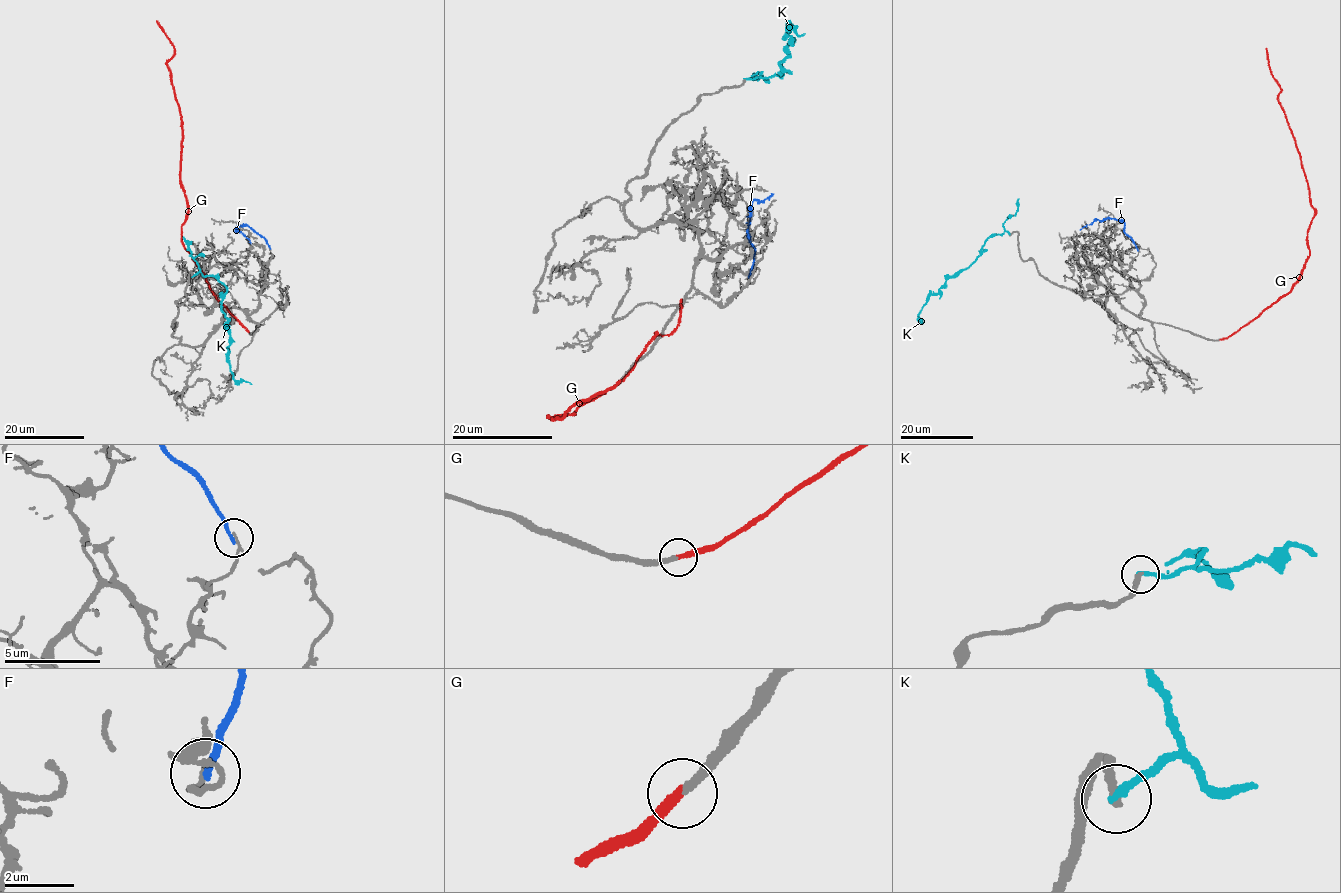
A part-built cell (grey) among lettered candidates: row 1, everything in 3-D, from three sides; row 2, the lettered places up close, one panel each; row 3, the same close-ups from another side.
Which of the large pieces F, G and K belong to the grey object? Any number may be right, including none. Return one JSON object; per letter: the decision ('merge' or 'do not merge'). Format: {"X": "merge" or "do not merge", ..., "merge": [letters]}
{"F": "do not merge", "G": "merge", "K": "do not merge", "merge": ["G"]}

